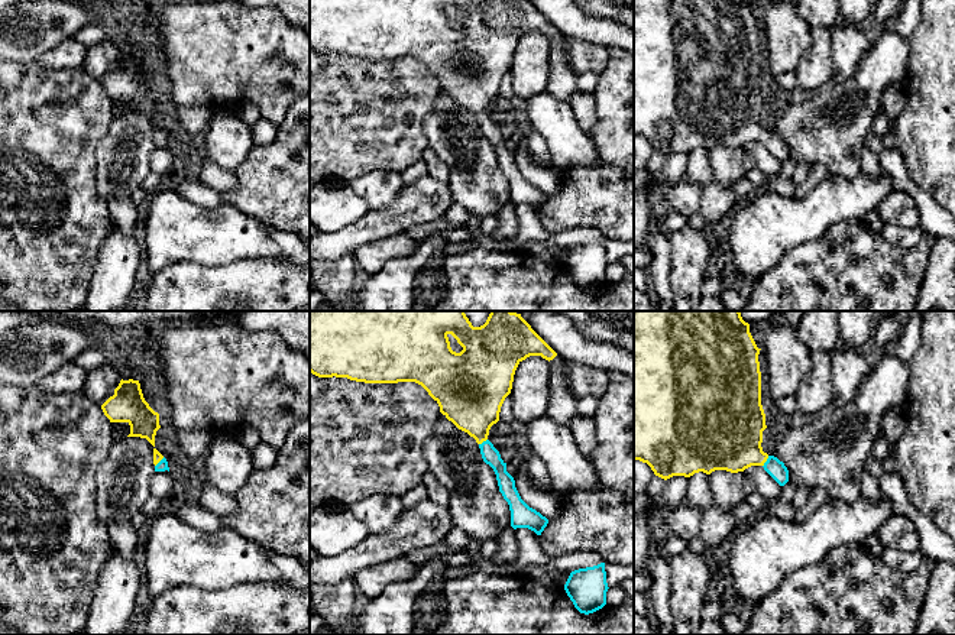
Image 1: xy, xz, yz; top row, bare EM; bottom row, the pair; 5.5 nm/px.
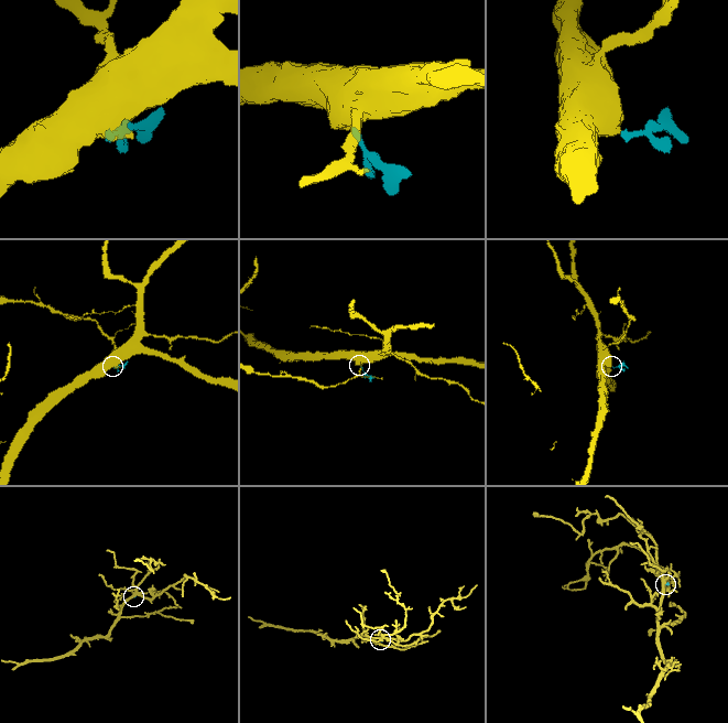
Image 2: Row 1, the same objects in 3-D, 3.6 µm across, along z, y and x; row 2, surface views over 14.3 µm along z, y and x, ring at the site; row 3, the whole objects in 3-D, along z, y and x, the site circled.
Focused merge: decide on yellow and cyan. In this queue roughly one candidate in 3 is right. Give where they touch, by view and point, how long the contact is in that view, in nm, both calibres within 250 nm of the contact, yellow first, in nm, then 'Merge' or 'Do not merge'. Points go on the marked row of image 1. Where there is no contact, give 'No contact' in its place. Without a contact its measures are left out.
Touches yellow at yz (766, 460). Shared border 70 nm. Thickness 380 nm (yellow) against 100 nm. Merge

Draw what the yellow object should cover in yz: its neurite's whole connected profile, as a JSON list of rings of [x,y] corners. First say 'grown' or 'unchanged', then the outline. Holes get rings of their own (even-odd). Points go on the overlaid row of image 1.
grown; [[[634,311],[634,460],[647,463],[664,480],[763,466],[784,486],[787,467],[761,447],[767,425],[761,405],[760,350],[739,311]]]

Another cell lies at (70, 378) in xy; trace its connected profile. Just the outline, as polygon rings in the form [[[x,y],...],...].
[[[69,362],[43,378],[38,386],[49,393],[72,393],[82,389],[88,373],[77,363]]]

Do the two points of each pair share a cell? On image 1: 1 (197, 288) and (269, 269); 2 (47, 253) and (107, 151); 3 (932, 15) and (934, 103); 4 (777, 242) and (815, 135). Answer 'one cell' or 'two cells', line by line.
1: one cell
2: two cells
3: one cell
4: two cells

